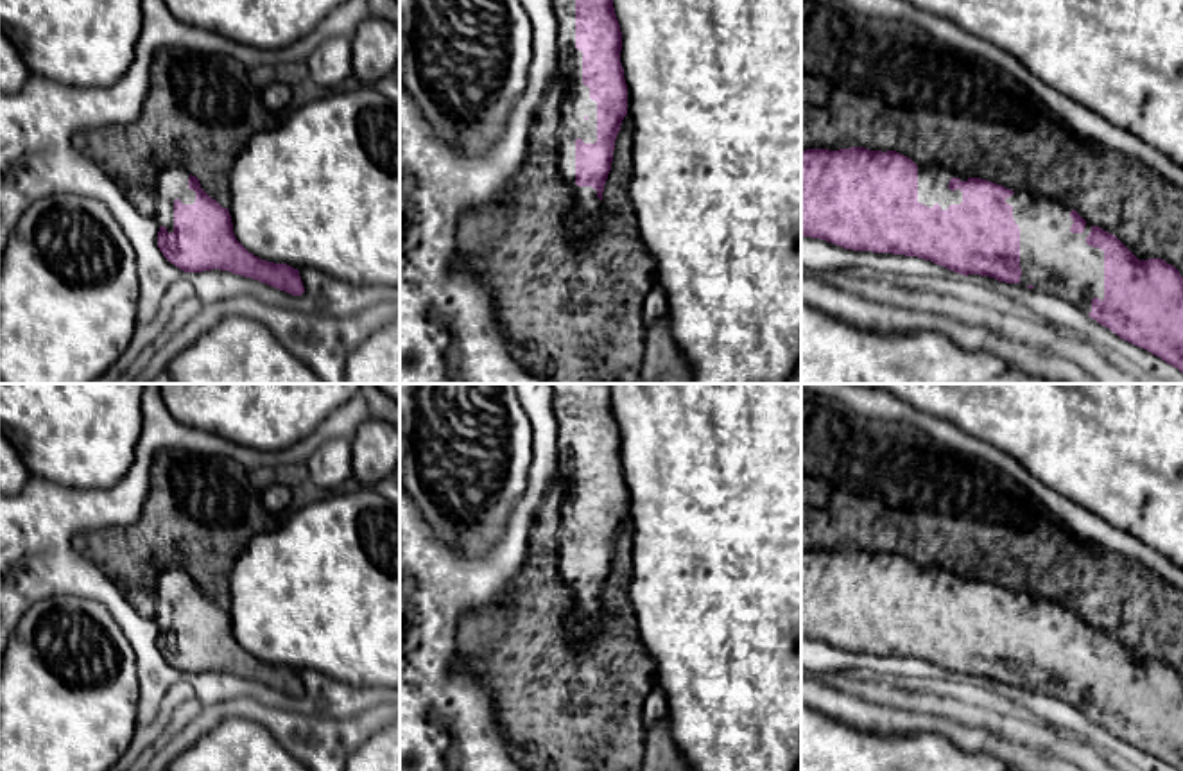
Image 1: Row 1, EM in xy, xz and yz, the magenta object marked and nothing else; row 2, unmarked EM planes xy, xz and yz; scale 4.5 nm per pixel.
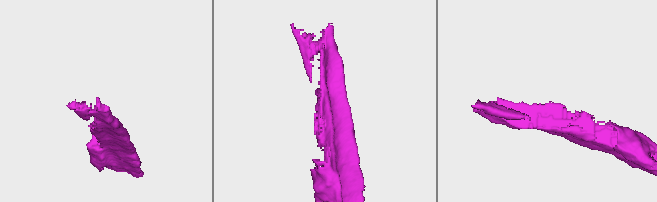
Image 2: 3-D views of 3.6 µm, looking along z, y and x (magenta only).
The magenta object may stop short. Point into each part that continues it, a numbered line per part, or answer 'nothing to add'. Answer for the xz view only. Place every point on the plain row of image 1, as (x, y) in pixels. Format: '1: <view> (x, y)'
1: xz (587, 617)

